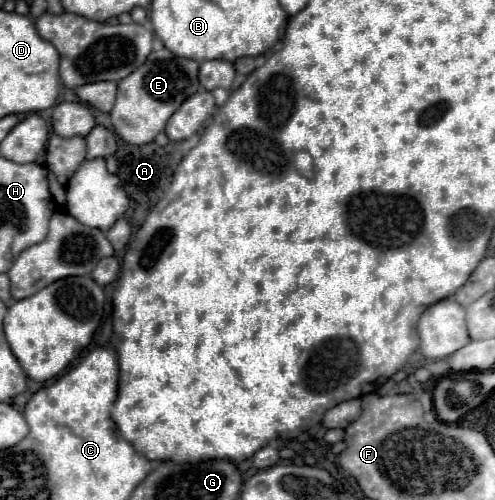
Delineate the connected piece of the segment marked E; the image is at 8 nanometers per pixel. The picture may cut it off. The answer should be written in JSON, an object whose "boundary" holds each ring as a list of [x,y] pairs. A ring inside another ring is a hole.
{"boundary":[[[168,48],[152,52],[142,68],[136,68],[126,80],[118,82],[116,104],[110,112],[116,134],[128,144],[142,146],[152,142],[166,126],[168,118],[180,108],[180,104],[198,90],[198,62],[180,58]]]}

